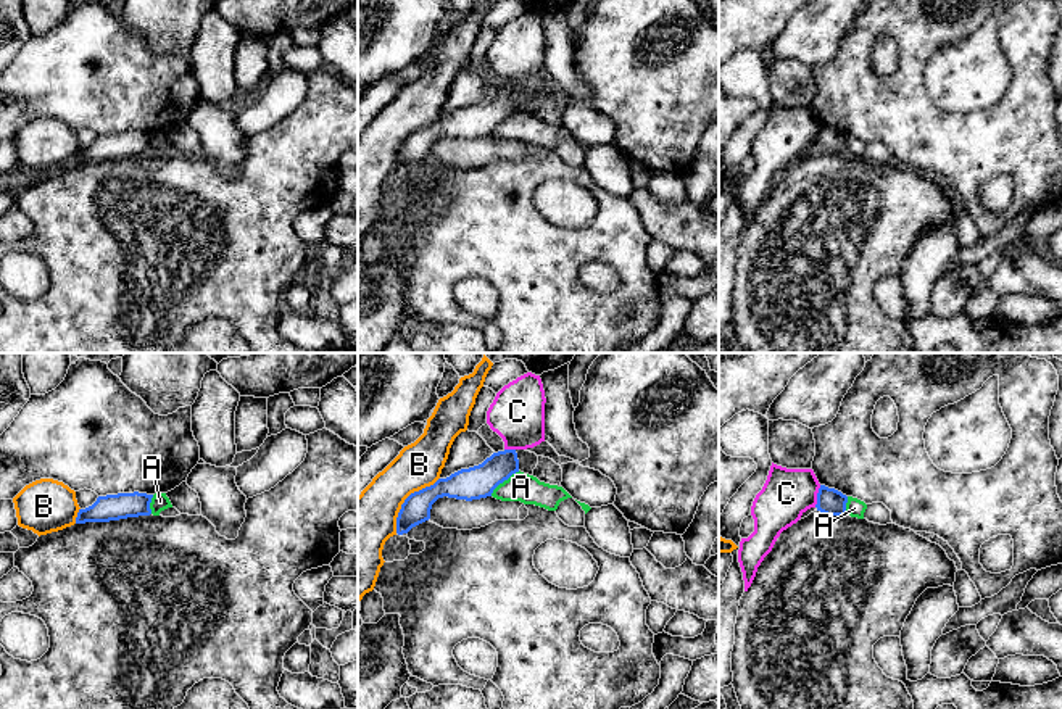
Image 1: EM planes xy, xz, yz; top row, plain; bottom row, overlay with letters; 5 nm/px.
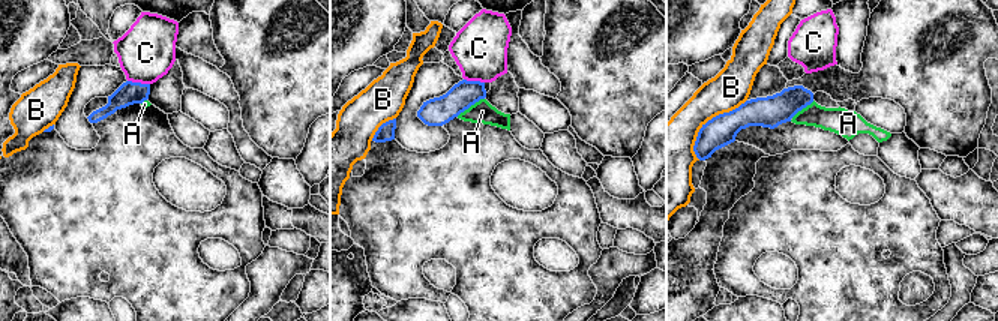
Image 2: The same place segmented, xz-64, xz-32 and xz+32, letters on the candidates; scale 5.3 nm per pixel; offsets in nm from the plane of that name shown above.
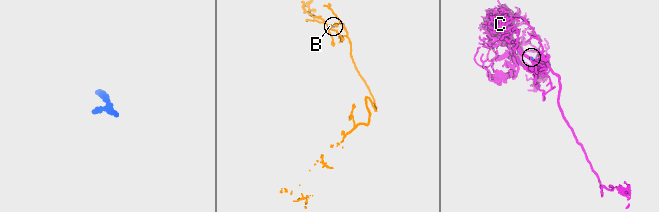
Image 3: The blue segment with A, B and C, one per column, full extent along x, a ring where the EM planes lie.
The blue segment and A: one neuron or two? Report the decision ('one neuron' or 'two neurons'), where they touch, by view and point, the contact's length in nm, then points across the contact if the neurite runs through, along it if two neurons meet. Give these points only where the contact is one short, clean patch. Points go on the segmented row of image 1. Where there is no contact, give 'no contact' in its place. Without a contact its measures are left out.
two neurons | xz (503, 480) | 200 nm | along xz (519, 471), (505, 479), (490, 495)

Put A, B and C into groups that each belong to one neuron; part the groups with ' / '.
A / B / C

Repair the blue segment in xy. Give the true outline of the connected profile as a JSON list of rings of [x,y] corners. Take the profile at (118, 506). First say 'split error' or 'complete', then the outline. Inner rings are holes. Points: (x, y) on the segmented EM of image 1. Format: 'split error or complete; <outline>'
complete; [[[139,491],[98,496],[92,506],[79,509],[76,524],[150,516],[151,498],[153,495]]]

